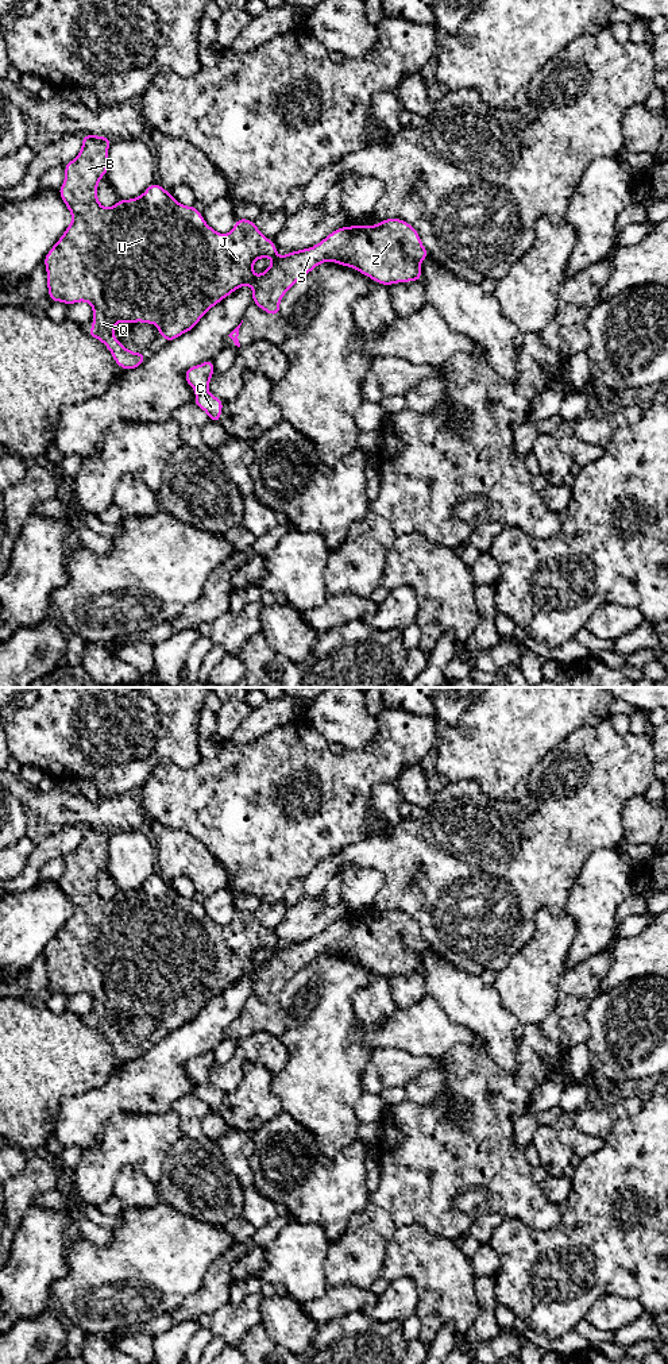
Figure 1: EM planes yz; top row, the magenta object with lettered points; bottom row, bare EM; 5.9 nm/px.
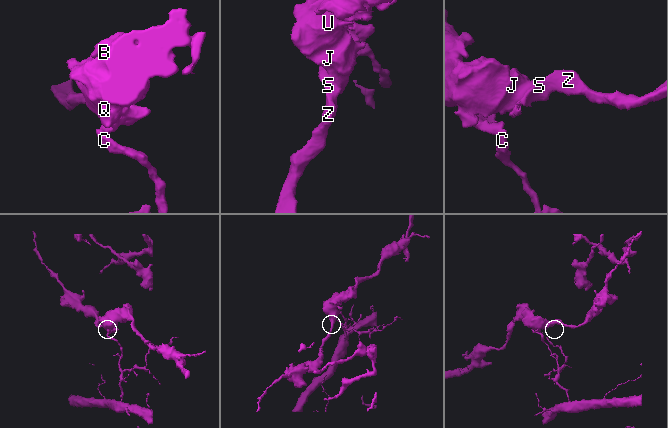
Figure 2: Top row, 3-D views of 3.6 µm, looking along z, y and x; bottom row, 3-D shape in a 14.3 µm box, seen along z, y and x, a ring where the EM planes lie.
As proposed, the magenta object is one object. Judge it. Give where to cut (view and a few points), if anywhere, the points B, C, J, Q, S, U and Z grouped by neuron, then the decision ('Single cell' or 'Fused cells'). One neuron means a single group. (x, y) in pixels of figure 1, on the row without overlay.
Split along yz (207, 1082), (197, 1085). Groups: B J Q S U Z / C. Fused cells

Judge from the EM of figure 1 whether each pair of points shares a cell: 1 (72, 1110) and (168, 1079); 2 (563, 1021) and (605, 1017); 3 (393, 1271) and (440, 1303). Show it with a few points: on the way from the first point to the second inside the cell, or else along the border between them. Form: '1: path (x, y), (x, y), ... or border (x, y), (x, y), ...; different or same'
1: path (96, 1105), (132, 1087), (143, 1086); same
2: border (598, 993), (586, 1013), (589, 1037), (585, 1041); different
3: path (406, 1271), (413, 1271), (432, 1290); same

